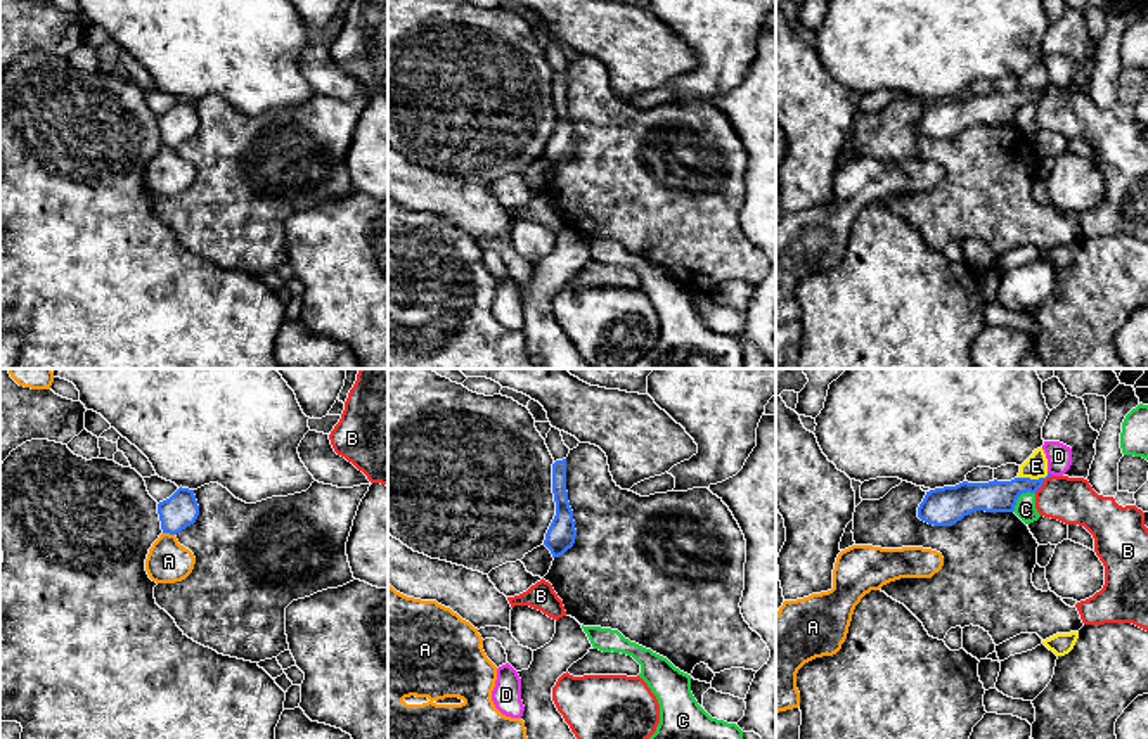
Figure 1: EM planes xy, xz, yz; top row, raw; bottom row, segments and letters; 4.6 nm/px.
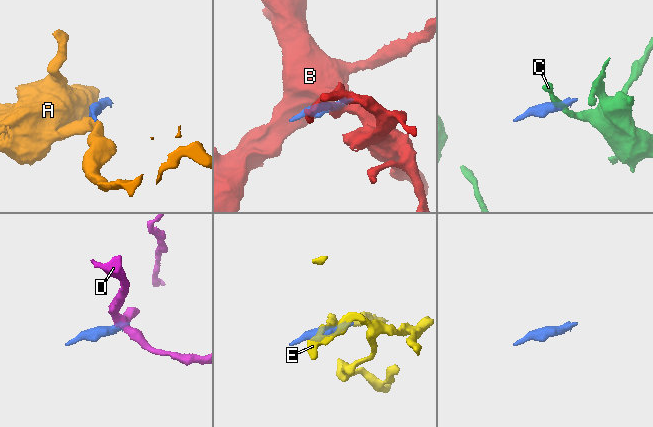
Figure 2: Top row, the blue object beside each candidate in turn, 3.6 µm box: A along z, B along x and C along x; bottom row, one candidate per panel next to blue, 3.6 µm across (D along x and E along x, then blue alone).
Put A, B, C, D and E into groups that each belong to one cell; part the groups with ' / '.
A / B / C / D / E

